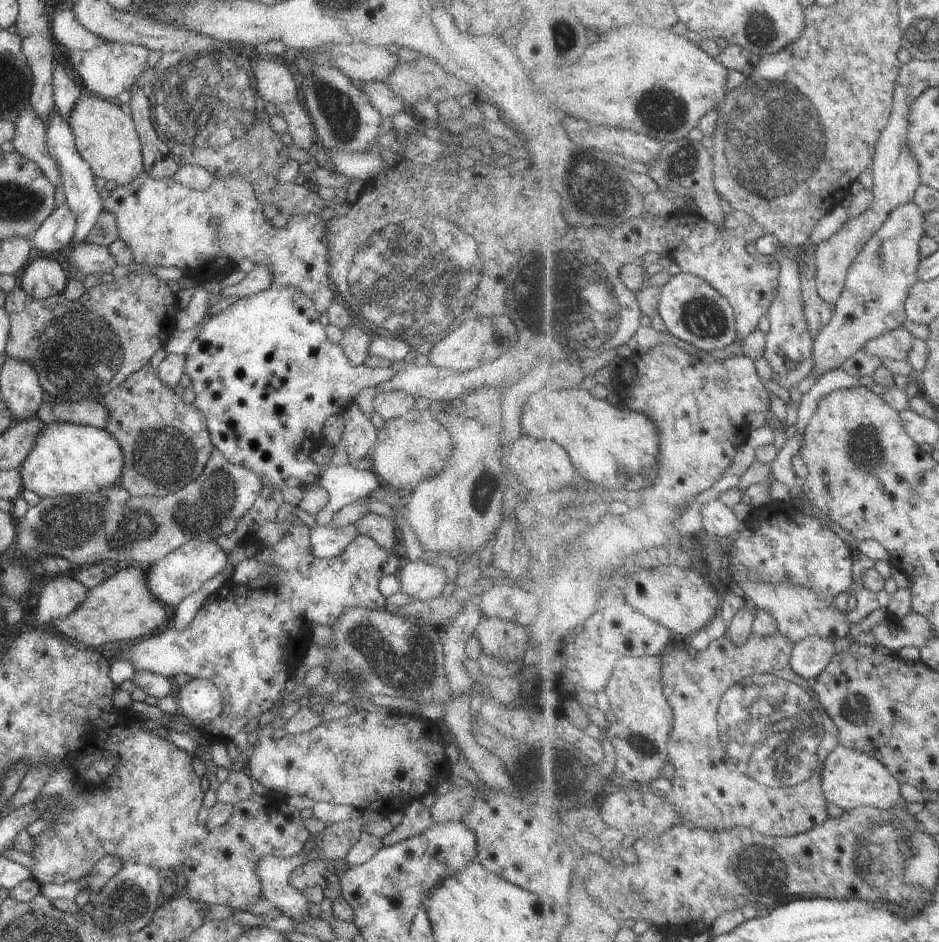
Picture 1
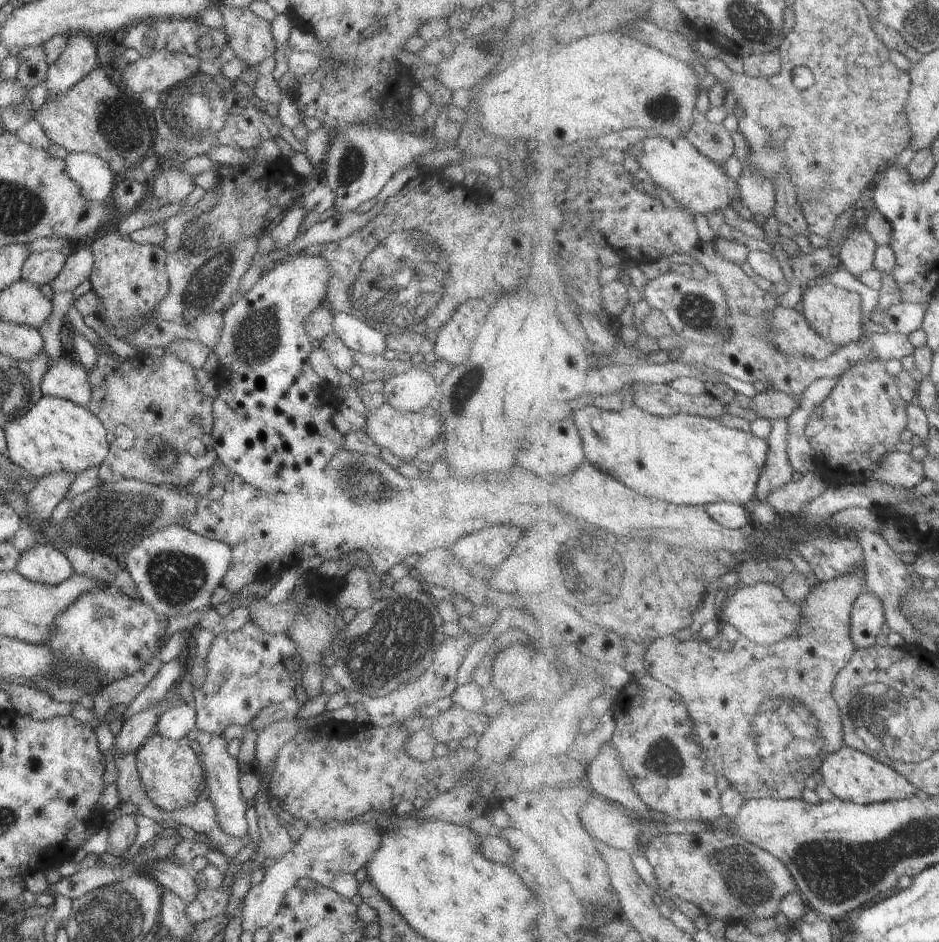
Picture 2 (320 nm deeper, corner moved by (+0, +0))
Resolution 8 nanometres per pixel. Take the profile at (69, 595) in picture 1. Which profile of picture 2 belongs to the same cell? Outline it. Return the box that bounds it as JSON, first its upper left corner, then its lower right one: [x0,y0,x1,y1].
[14,544,75,585]

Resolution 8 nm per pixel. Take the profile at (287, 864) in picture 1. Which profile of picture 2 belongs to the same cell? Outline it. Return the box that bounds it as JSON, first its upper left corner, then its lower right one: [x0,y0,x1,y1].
[197,730,248,838]

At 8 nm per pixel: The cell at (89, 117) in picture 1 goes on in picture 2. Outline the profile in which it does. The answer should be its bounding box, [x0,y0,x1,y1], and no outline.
[34,66,153,177]

